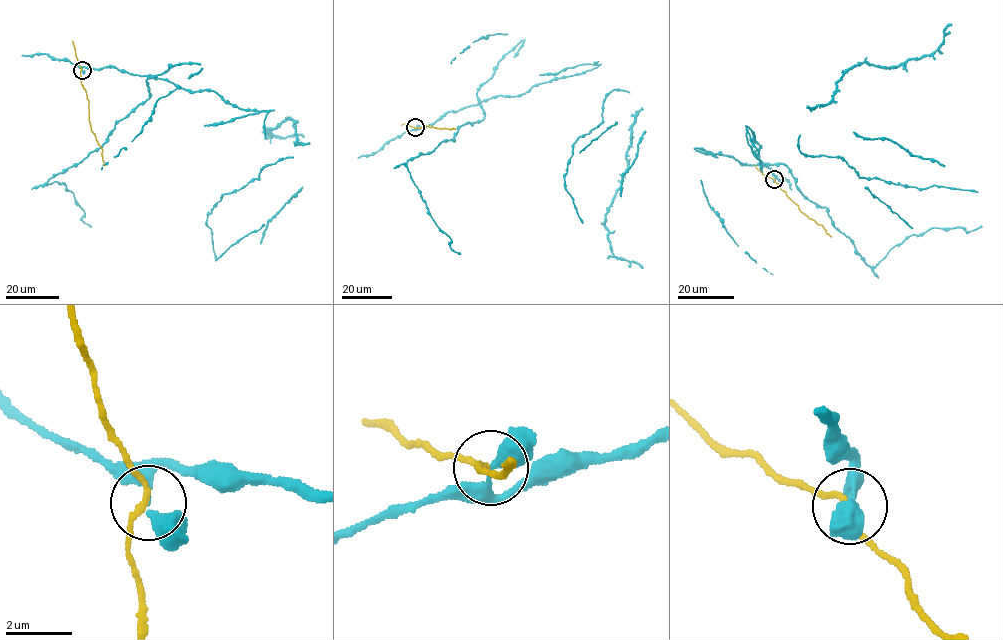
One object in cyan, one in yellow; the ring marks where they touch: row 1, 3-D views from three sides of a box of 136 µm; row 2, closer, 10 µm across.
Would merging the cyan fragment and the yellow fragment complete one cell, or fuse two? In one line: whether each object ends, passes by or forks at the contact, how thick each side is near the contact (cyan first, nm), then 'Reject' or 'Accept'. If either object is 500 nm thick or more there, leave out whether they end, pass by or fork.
At the ring cyan passes by. At the ring yellow passes by. Thickness 240 nm (cyan) against 150 nm. Reject

